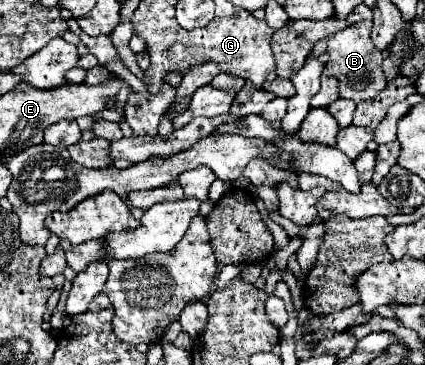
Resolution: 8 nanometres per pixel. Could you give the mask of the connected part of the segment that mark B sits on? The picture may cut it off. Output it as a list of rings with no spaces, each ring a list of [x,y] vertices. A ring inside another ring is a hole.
[[[359,21],[355,25],[349,25],[343,31],[337,31],[333,35],[317,41],[315,47],[313,47],[315,55],[329,53],[331,59],[329,59],[329,63],[327,63],[323,73],[337,77],[339,79],[339,95],[345,97],[345,99],[351,99],[355,103],[373,99],[373,95],[377,95],[379,91],[383,91],[387,87],[385,75],[381,71],[383,53],[373,47],[371,27],[373,27],[371,21]]]

